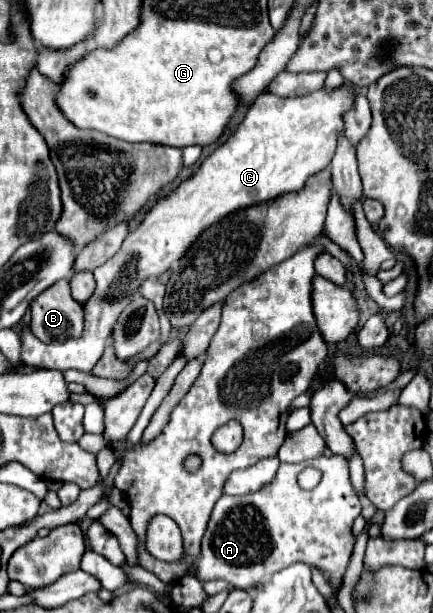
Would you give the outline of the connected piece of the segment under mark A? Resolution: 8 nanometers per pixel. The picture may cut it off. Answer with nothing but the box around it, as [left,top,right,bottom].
[196,456,360,590]

